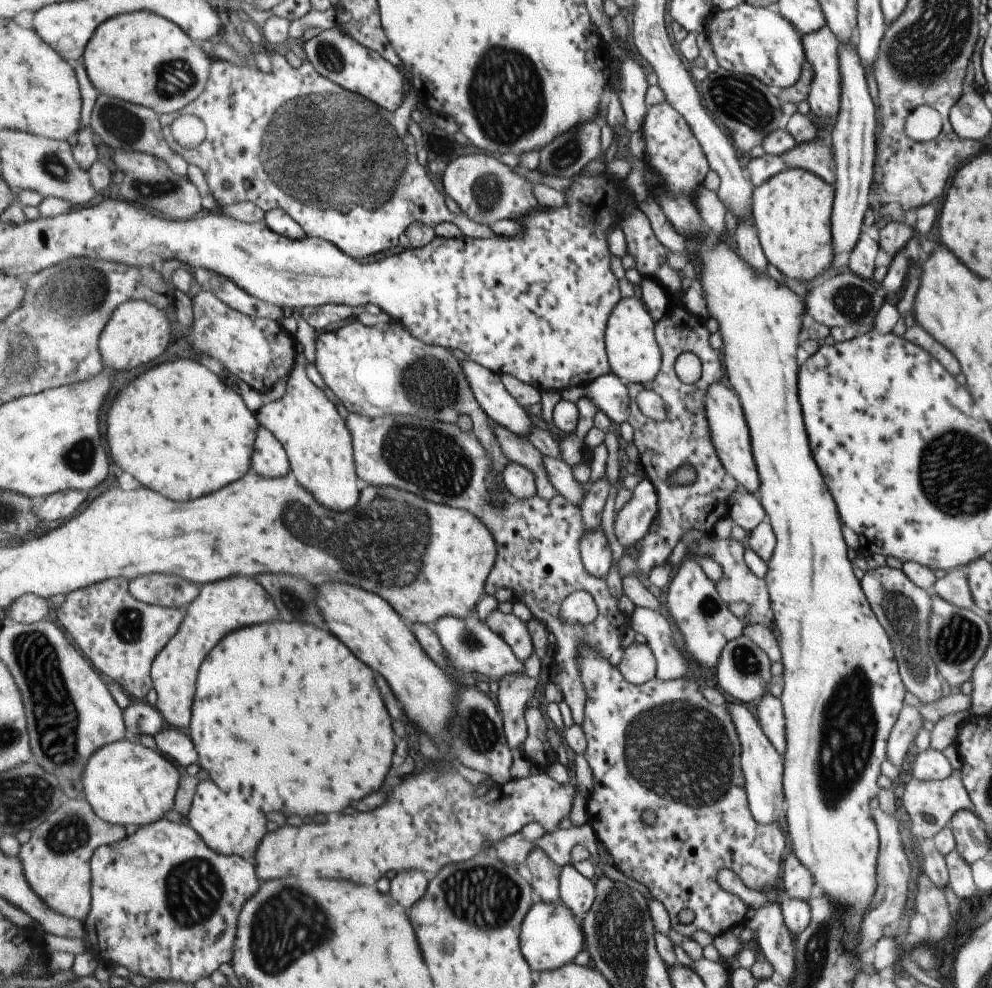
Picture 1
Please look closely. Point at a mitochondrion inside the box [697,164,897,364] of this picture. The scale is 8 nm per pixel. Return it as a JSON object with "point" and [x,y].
{"point":[851,301]}

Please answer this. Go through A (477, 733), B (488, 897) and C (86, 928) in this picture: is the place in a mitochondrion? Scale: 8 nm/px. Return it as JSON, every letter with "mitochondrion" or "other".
{"A":"mitochondrion","B":"mitochondrion","C":"other"}

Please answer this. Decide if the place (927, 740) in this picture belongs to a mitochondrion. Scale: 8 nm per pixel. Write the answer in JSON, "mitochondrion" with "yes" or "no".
{"mitochondrion":"no"}

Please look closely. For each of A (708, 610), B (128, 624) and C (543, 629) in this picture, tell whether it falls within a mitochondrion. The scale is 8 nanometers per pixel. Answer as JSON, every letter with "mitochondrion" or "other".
{"A":"mitochondrion","B":"mitochondrion","C":"other"}

